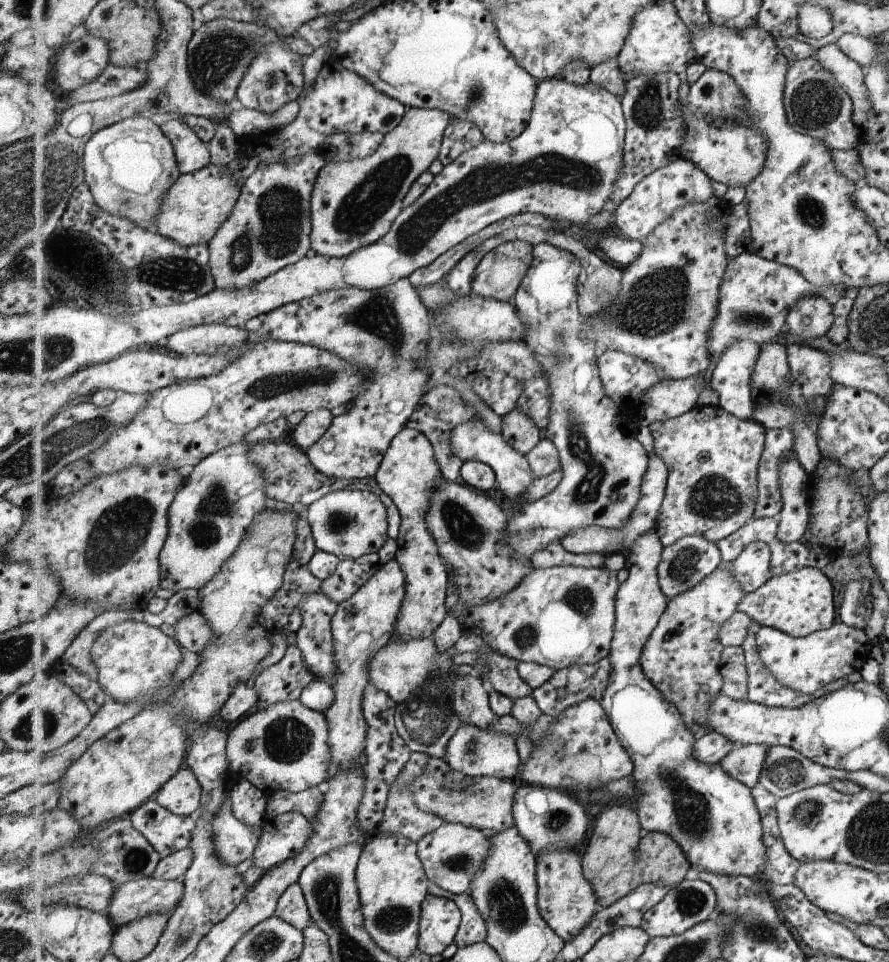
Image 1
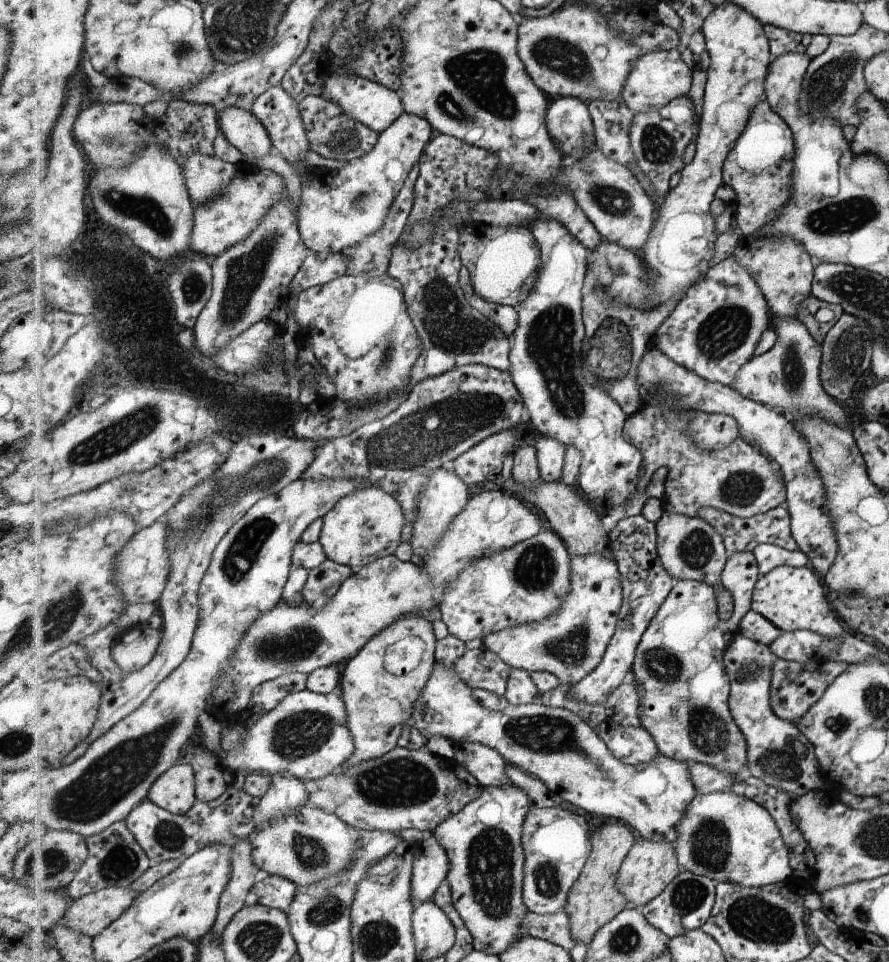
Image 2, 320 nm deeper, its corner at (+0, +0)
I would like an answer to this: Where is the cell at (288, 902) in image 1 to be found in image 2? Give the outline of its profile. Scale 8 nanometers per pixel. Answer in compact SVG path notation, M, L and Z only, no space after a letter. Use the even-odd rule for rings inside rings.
M265 875L262 881L256 881L251 889L251 898L272 909L284 910L287 914L296 899L298 884L279 875Z

